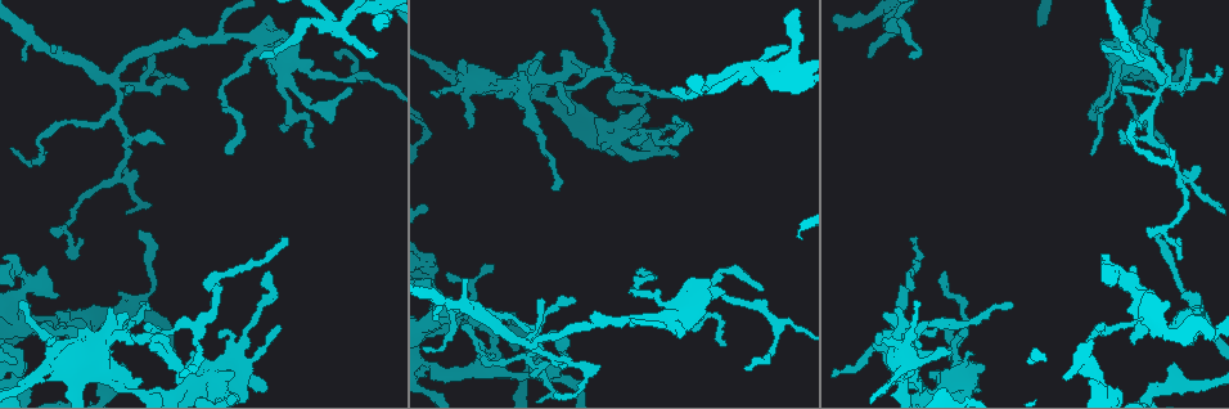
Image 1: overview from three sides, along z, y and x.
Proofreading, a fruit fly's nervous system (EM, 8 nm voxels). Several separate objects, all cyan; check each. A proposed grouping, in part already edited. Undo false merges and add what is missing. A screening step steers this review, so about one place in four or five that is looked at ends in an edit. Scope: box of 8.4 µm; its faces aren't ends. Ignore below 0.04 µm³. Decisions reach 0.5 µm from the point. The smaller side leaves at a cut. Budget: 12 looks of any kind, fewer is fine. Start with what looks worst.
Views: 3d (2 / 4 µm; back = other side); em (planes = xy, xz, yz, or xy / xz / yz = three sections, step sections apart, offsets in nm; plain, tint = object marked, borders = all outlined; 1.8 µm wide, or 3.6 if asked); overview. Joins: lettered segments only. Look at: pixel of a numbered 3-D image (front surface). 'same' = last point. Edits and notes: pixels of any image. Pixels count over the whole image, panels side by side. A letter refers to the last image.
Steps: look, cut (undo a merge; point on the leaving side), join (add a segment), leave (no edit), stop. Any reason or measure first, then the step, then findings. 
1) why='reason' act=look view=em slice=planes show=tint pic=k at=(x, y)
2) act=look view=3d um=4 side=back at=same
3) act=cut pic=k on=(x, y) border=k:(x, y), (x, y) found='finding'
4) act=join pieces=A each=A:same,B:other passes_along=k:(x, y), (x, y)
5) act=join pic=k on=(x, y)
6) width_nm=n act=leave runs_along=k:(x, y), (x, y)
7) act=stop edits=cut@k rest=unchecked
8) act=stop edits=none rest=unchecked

why='abrupt turn' act=look view=em um=3.6 slice=planes show=borders pic=1 at=(441, 373)

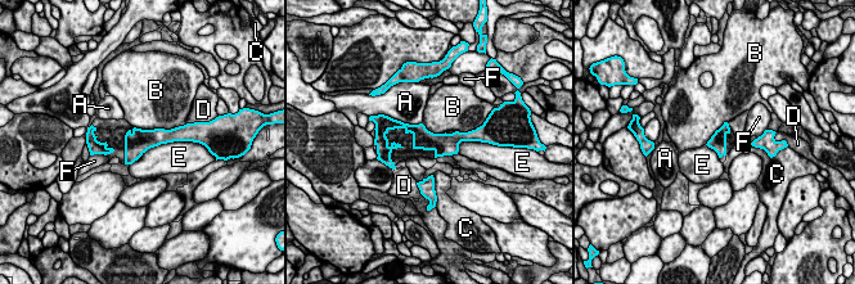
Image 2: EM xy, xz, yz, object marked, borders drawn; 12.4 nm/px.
act=leave each=A:other,B:other,C:other,D:other,E:other,F:other runs_along=2:(397, 125), (426, 140), (466, 135) found='one neuron here'

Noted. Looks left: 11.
why='a fork' act=look view=3d um=4 pic=1 at=(637, 316)

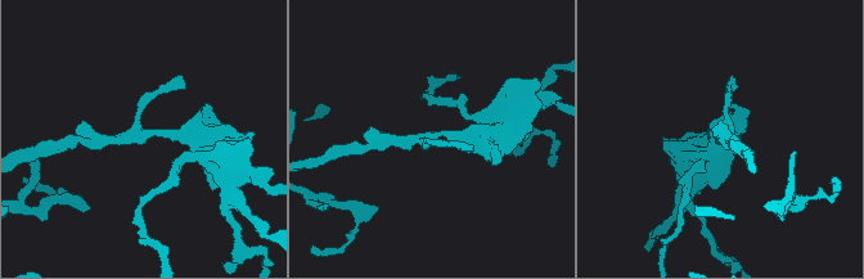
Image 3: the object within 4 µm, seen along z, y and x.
arms=3 why='shape alone is not enough' act=look view=em slice=xz step=4 show=borders pic=3 at=(143, 138)

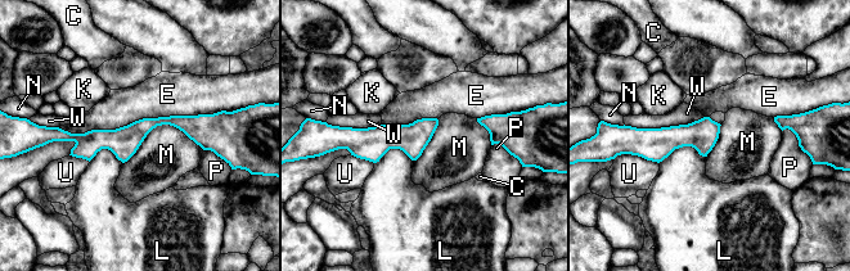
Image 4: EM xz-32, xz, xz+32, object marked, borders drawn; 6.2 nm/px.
act=leave each=C:other,E:other,K:other,L:other,M:other,N:other,P:other,U:other,W:other border=4:(203, 149), (157, 125), (124, 163) found='continuous, no second neuron'

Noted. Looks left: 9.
why='free end' act=look view=3d um=4 pic=1 at=(641, 157)

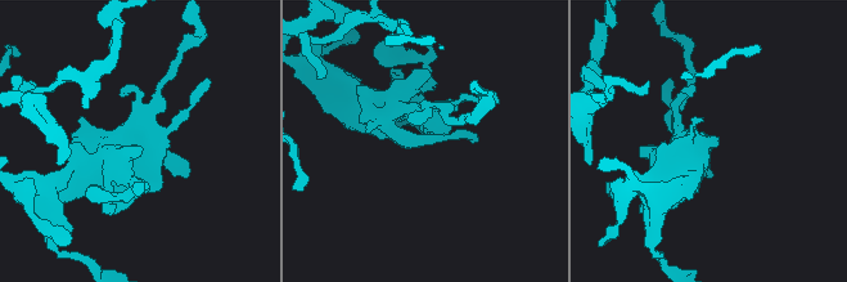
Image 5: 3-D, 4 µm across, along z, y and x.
act=look view=em slice=yz step=4 show=tint pic=5 at=(425, 141)

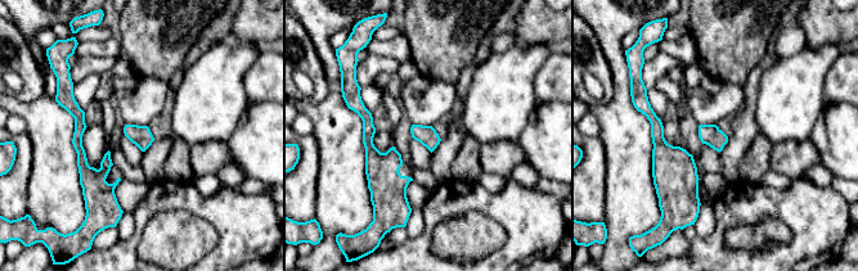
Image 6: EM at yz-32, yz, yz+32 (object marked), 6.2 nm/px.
act=look view=em slice=planes show=borders at=same

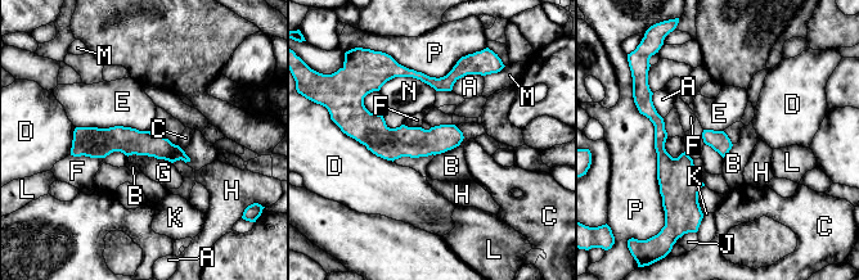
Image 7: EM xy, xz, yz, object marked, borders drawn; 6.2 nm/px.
act=leave each=A:other,B:other,C:other,D:other,E:other,F:other,G:other,H:other,J:other,K:other,L:other,M:other,N:other,P:other border=7:(127, 156), (163, 158), (171, 163) found='no lettered segment goes on from it'

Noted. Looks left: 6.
why='calibre changes' act=look view=em slice=planes show=borders pic=1 at=(304, 69)

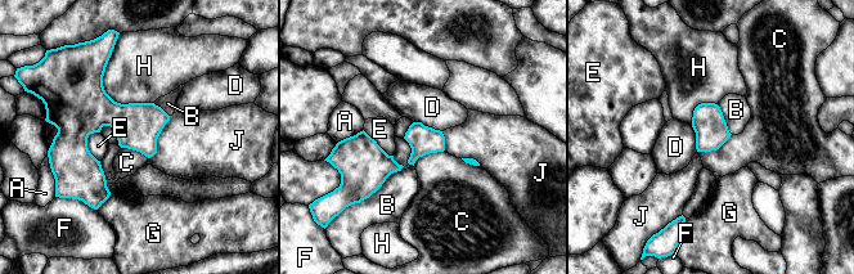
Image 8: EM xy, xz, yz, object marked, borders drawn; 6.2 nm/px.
width_nm=180 act=leave each=A:other,B:other,C:other,D:other,E:other,F:other,G:other,H:other,J:other border=8:(731, 134), (718, 148), (697, 152) found='one neuron here'

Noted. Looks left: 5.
why='sharp bend' act=look view=em slice=xz step=8 show=borders pic=1 at=(548, 373)

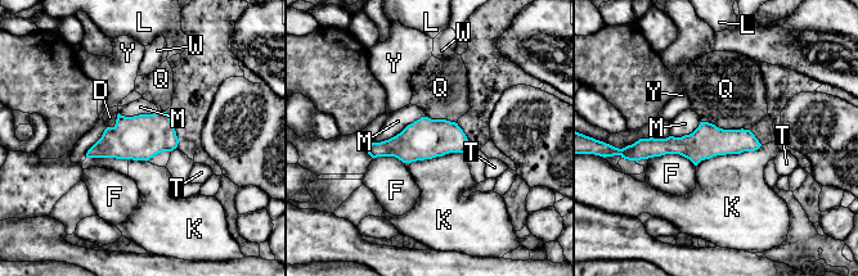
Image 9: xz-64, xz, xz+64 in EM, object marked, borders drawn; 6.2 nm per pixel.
act=look view=em slice=planes show=borders at=same

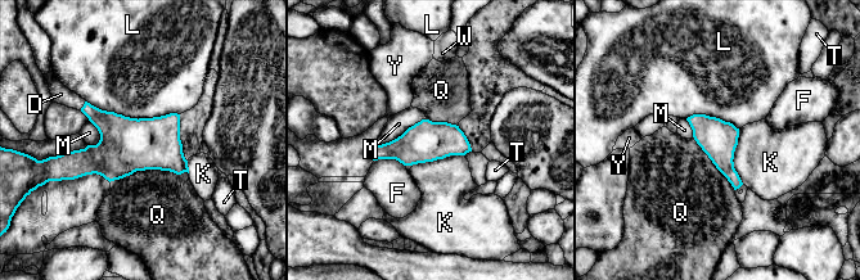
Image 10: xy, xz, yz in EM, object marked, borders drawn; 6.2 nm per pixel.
act=join pieces=D each=D:same,F:other,K:other,L:other,M:other,Q:other,T:other,W:other,Y:other passes_along=10:(115, 130), (84, 105), (61, 94) found='the neuron continues'

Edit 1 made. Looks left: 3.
act=stop edits=join@10 rest=unchecked

